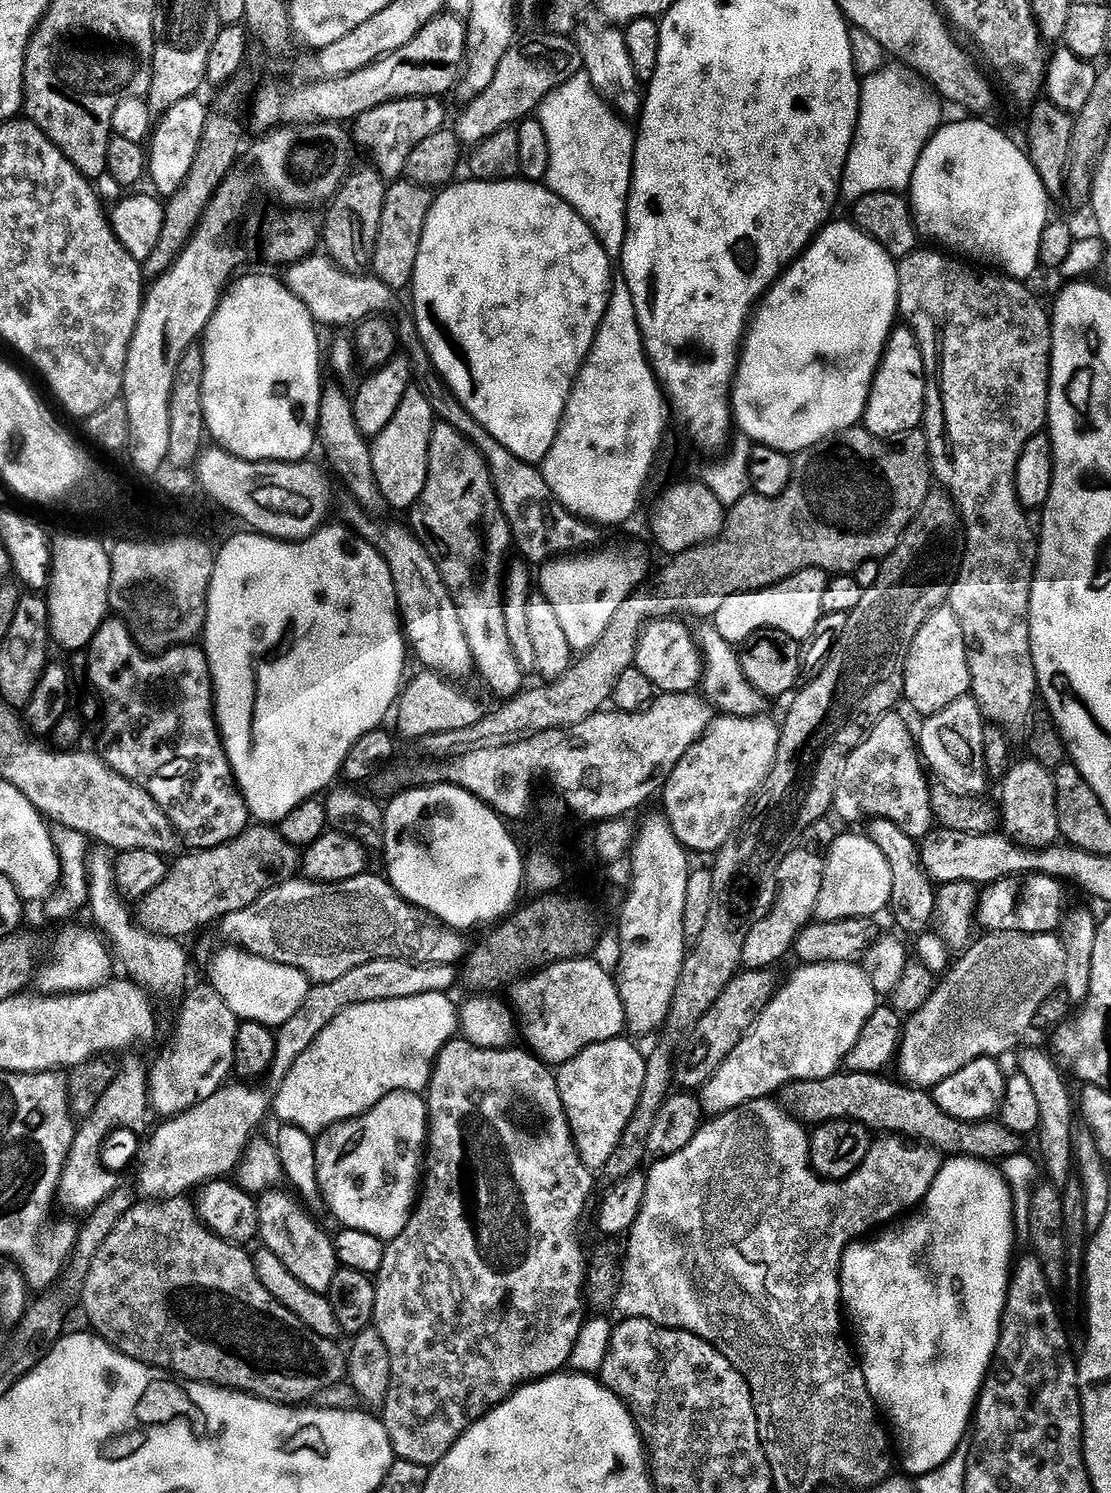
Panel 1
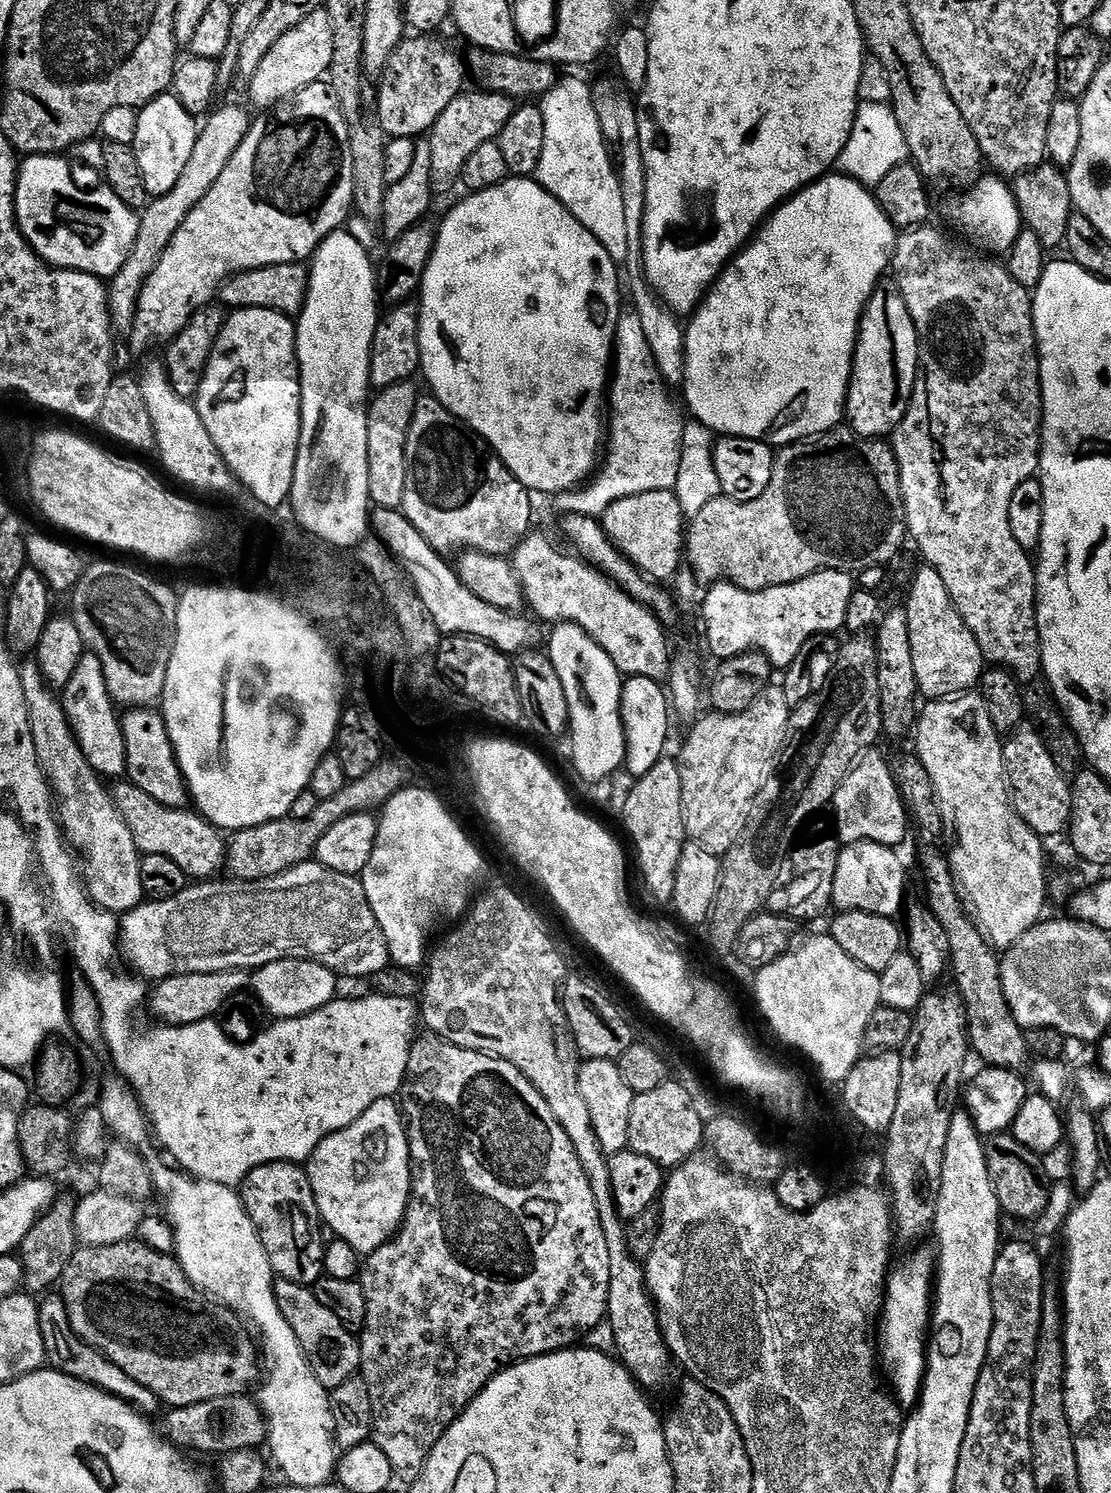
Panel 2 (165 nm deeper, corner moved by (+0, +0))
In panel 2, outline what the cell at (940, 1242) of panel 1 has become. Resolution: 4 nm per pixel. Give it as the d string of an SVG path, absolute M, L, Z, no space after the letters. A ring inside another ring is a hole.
M918 1252L910 1257L902 1266L891 1271L886 1282L885 1295L882 1302L884 1321L880 1324L880 1336L878 1332L878 1356L882 1361L882 1372L887 1383L892 1383L891 1391L895 1399L901 1405L915 1405L921 1396L921 1388L924 1385L924 1375L928 1368L928 1343L930 1337L930 1325L933 1323L934 1305L934 1273L936 1260L933 1253Z

